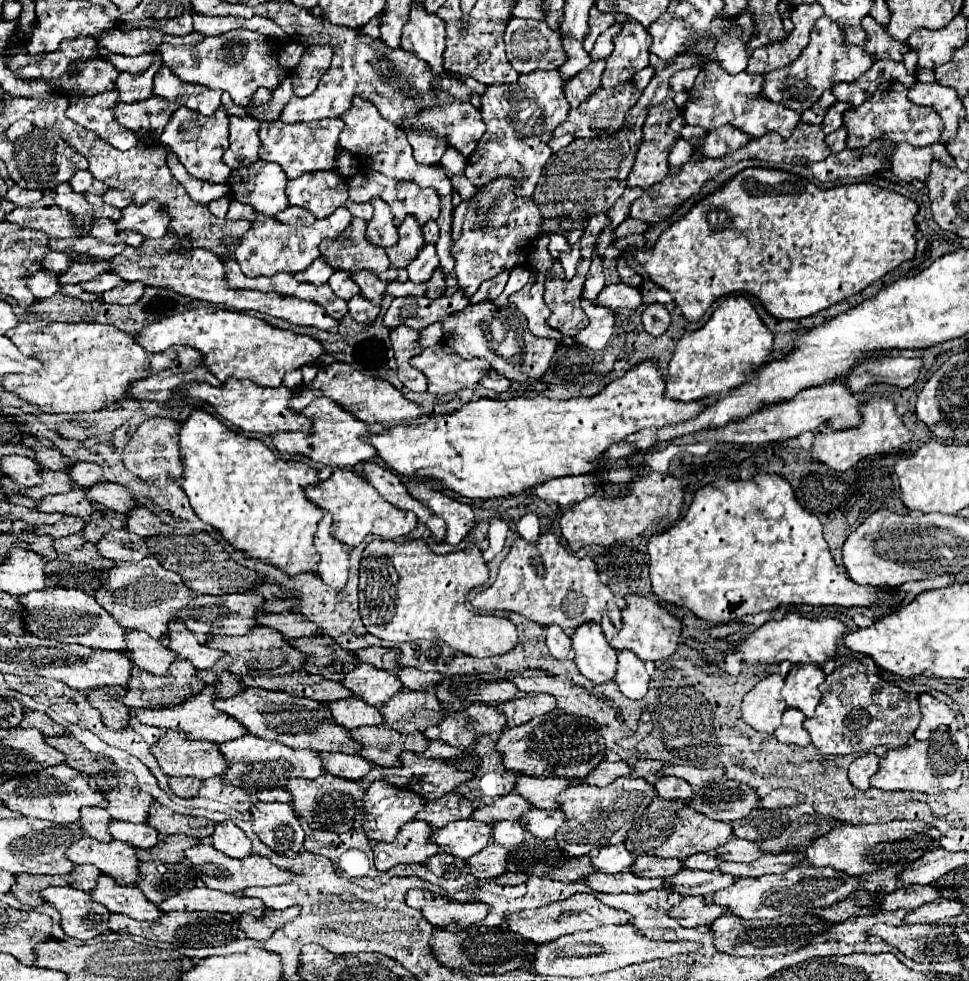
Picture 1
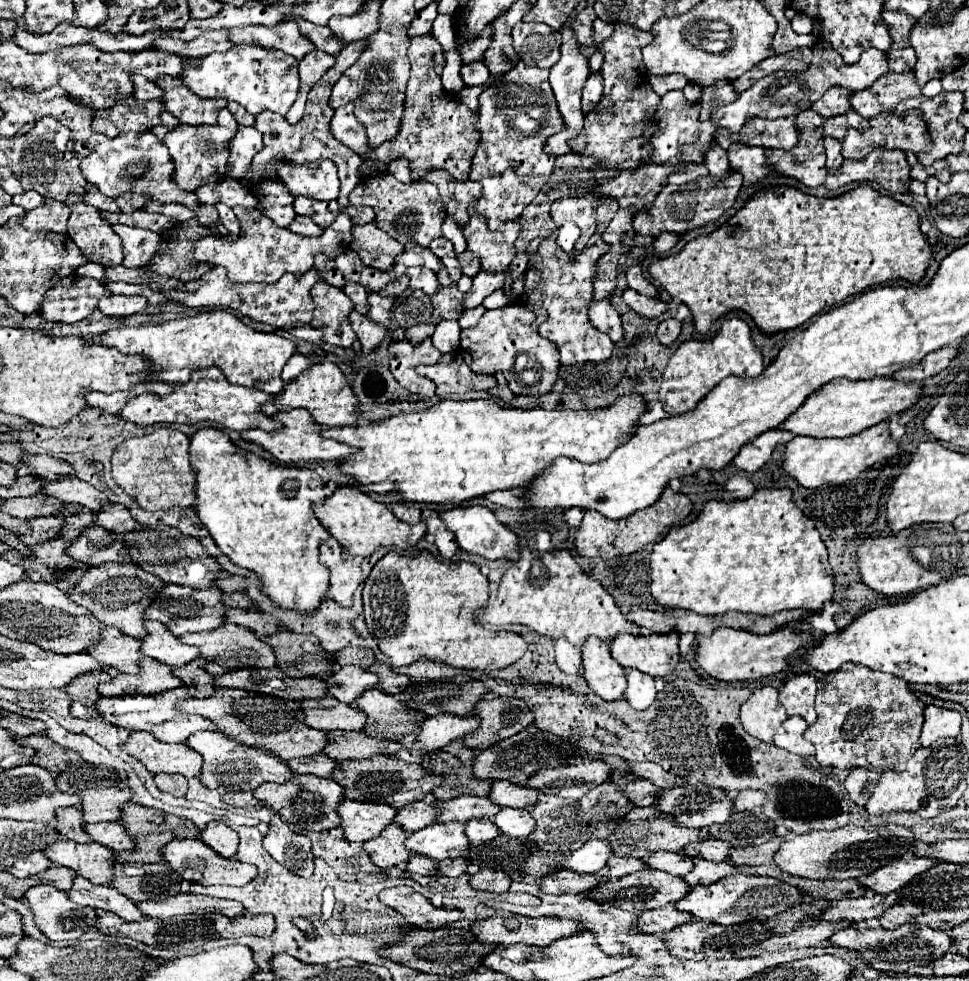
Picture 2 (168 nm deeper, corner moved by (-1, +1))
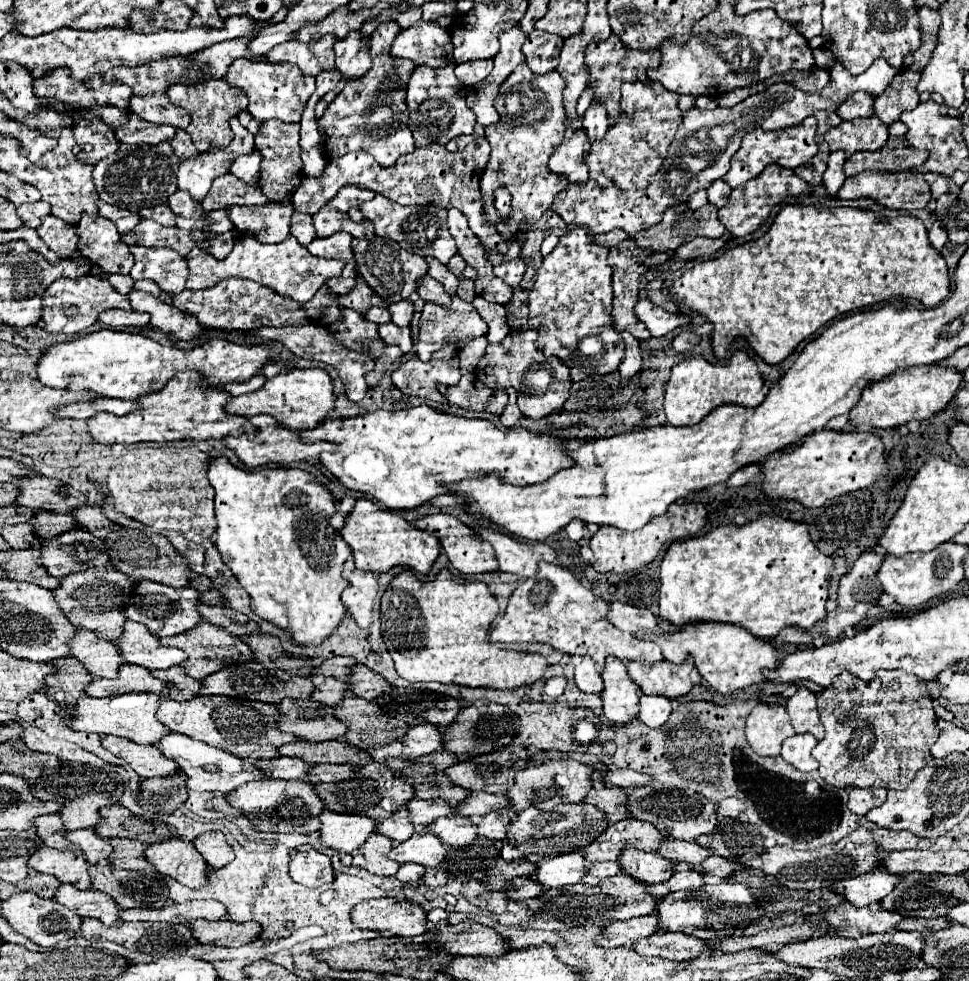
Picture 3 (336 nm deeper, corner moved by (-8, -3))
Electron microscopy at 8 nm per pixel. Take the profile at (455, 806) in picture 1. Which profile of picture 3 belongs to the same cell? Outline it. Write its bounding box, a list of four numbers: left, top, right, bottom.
[377,807,415,843]

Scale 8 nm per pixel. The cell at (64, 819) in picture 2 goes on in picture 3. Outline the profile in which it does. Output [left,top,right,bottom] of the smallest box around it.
[35,813,71,851]

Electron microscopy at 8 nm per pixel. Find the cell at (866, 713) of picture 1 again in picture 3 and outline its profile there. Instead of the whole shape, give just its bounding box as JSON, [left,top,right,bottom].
[813,671,939,789]

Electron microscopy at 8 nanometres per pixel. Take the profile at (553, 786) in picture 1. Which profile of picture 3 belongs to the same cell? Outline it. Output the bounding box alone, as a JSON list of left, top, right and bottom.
[457,793,509,817]

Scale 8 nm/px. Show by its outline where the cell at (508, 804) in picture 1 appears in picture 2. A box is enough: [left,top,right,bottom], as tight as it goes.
[436,795,498,823]

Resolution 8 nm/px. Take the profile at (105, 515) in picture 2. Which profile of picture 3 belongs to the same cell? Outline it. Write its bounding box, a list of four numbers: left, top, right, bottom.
[73,505,117,537]

